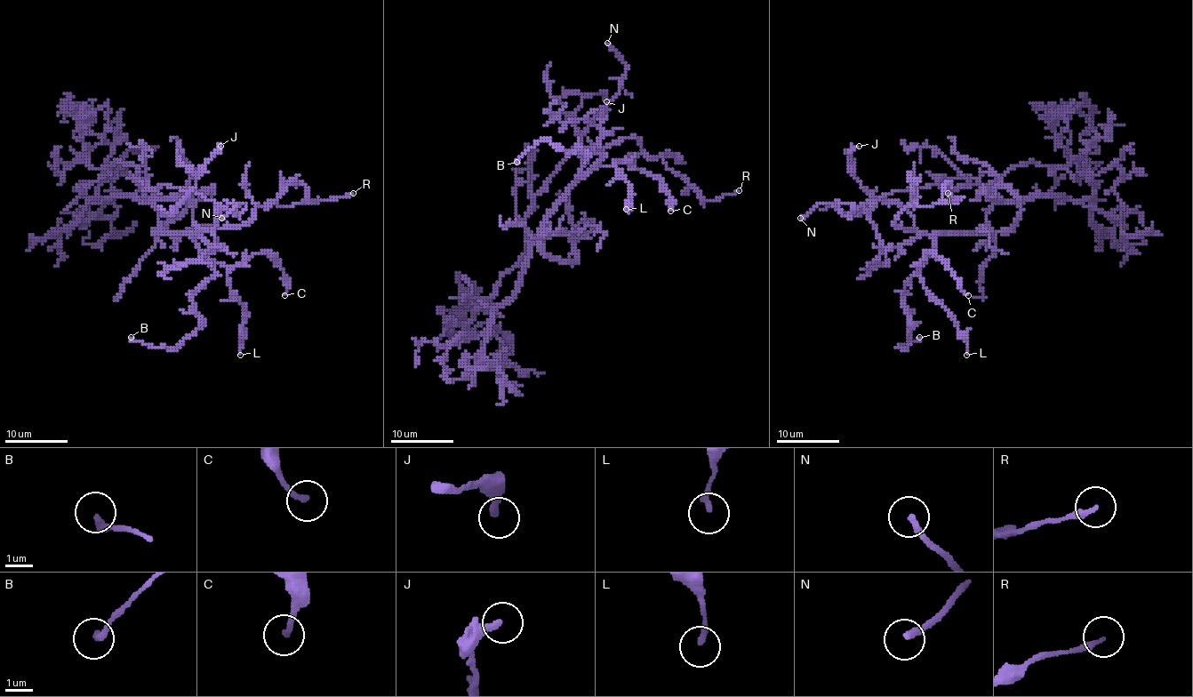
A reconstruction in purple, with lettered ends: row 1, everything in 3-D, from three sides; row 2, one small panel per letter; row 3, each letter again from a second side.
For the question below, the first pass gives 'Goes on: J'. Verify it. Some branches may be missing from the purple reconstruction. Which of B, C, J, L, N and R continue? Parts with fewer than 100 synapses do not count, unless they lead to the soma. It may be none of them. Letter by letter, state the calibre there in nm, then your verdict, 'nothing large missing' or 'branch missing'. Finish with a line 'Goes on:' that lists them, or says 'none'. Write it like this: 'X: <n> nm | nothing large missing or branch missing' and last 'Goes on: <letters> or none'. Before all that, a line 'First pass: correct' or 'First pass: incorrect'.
First pass: incorrect
B: 280 nm | nothing large missing
C: 190 nm | nothing large missing
J: 300 nm | nothing large missing
L: 190 nm | nothing large missing
N: 240 nm | branch missing
R: 200 nm | nothing large missing
Goes on: N

